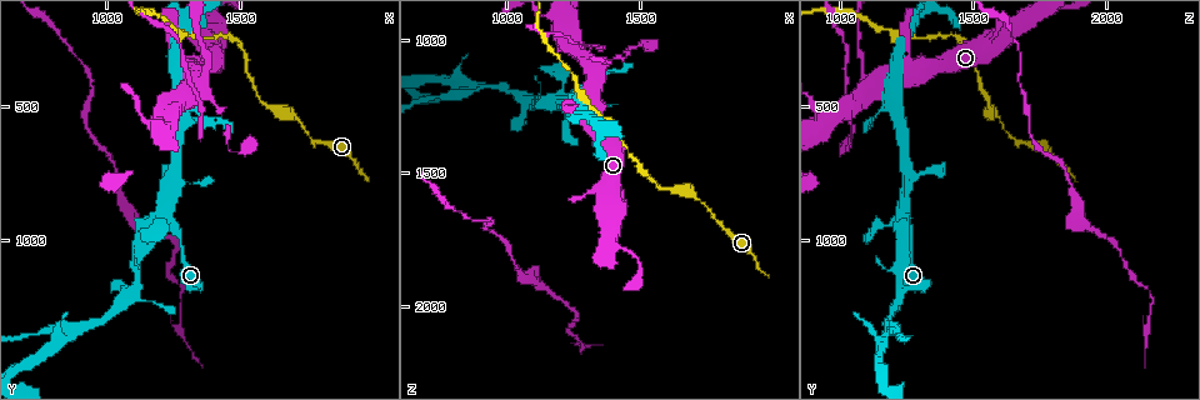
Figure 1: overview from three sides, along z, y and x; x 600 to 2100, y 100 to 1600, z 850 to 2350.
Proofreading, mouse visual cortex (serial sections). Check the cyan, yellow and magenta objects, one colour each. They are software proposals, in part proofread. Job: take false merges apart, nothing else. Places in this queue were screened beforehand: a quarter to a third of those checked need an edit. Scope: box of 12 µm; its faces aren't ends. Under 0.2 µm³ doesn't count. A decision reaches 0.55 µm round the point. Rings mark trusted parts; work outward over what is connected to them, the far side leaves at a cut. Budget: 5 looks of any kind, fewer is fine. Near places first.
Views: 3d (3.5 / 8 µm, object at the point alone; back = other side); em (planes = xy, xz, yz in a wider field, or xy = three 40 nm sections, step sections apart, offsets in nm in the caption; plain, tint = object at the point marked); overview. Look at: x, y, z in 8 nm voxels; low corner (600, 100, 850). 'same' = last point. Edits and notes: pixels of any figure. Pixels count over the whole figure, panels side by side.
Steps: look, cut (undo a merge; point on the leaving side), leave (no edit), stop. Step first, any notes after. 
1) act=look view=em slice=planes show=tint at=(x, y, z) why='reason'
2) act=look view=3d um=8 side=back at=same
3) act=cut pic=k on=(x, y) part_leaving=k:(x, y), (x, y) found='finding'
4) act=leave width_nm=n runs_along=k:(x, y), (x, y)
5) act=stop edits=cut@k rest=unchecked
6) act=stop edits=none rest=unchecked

act=look view=3d um=3.5 at=(1370, 400, 1090)

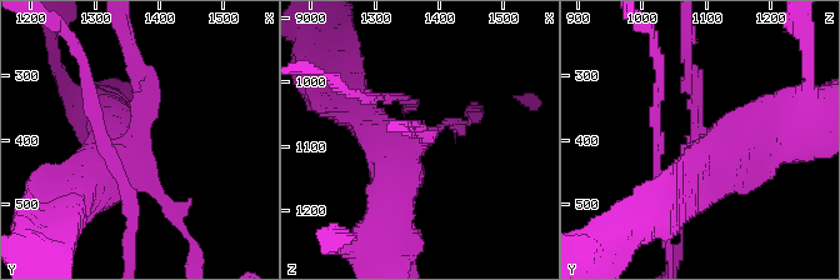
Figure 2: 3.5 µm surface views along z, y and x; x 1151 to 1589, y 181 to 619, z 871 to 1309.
act=look view=em slice=xy step=2 show=tint at=(1365, 395, 1095)

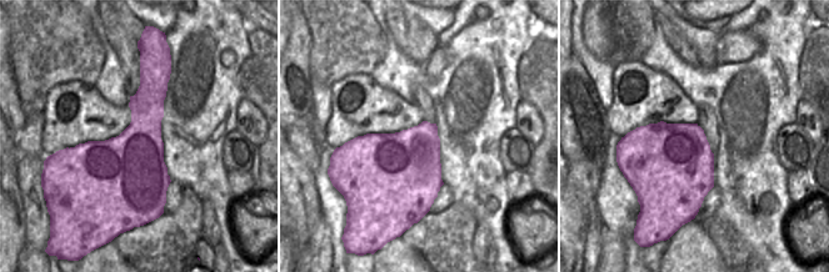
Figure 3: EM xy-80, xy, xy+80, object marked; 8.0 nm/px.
act=cut pic=2 on=(126, 235) border=3:(344, 149), (420, 210) found='two cells meet here'

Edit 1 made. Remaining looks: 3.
act=look view=3d um=8 at=(920, 1330, 1180) why='arms run side by side'

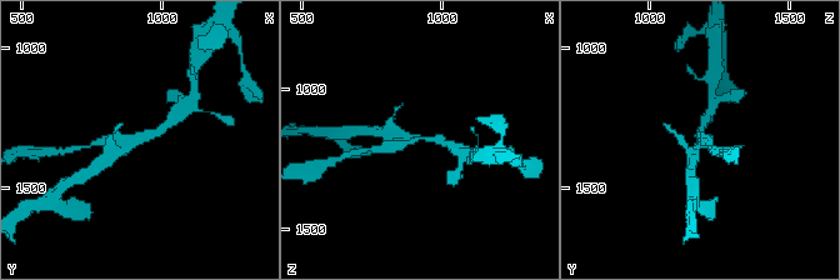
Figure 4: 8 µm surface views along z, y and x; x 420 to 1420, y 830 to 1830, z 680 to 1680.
act=look view=3d um=3.5 side=back at=(920, 1330, 1170) why='closer look'

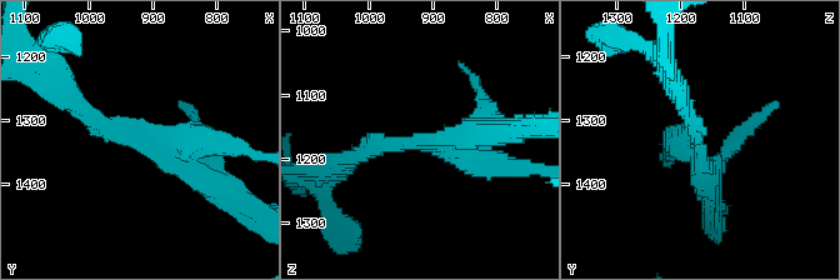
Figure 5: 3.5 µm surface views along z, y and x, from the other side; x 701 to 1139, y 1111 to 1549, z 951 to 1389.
act=cut pic=5 on=(221, 136) arm_widths_nm=250,250,350 part_leaving=5:(146, 134), (204, 138), (261, 156) found='two cells meet here'

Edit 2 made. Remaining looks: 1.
act=stop edits=cut@2,cut@5 rest=unchecked

